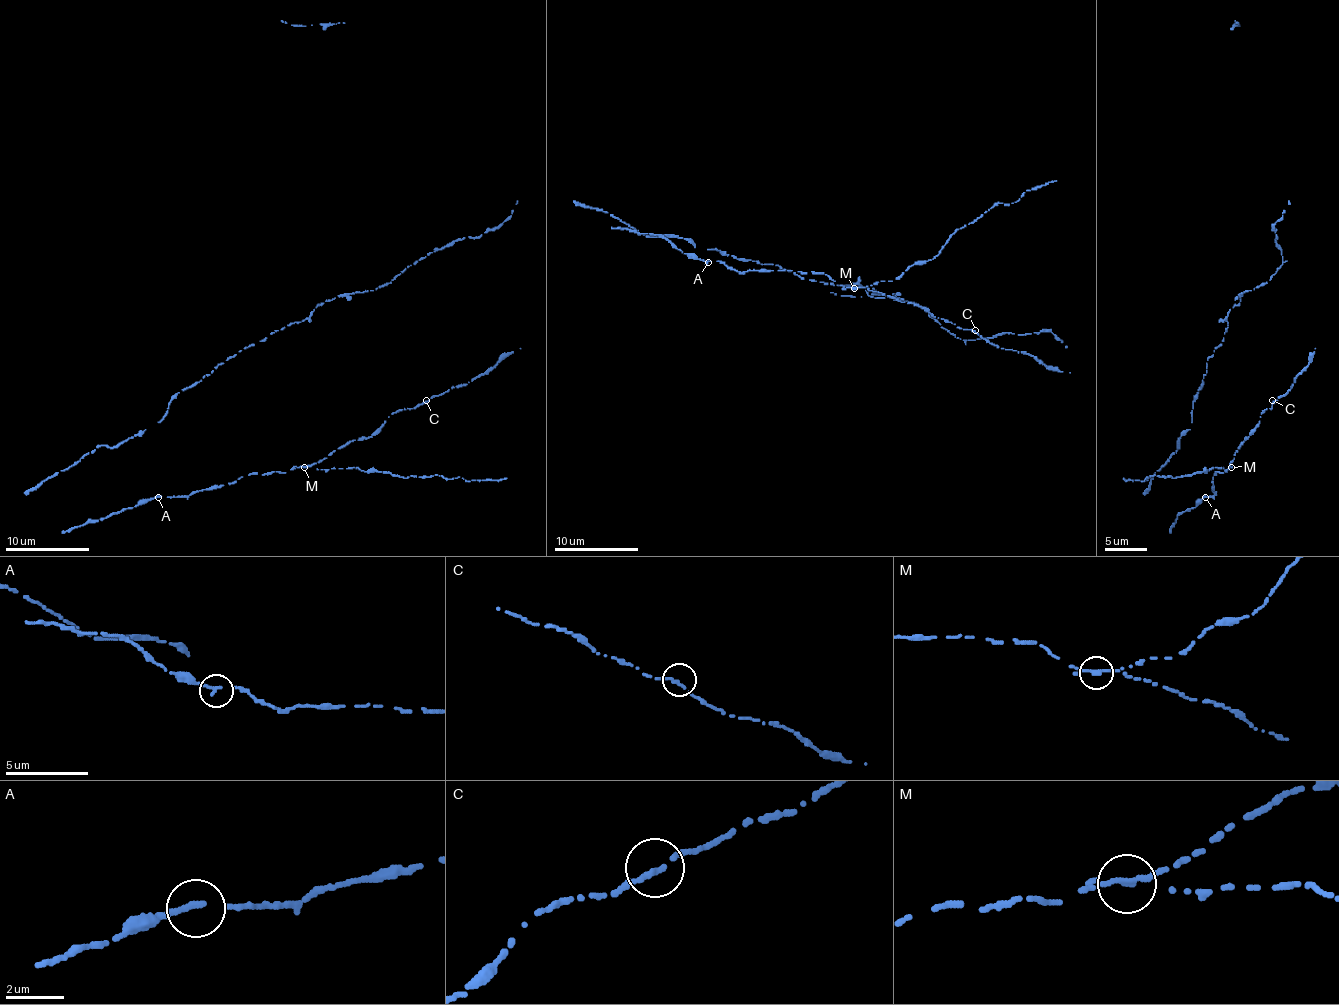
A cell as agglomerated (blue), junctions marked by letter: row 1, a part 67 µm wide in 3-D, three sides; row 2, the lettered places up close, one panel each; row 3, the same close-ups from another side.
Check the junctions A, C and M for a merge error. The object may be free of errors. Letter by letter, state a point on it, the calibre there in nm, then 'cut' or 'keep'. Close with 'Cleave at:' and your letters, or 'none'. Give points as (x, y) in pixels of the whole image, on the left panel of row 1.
A: place (158, 497); calibre 190 nm; keep
C: place (426, 400); calibre 190 nm; keep
M: place (304, 467); calibre 190 nm; cut
Cleave at: M

